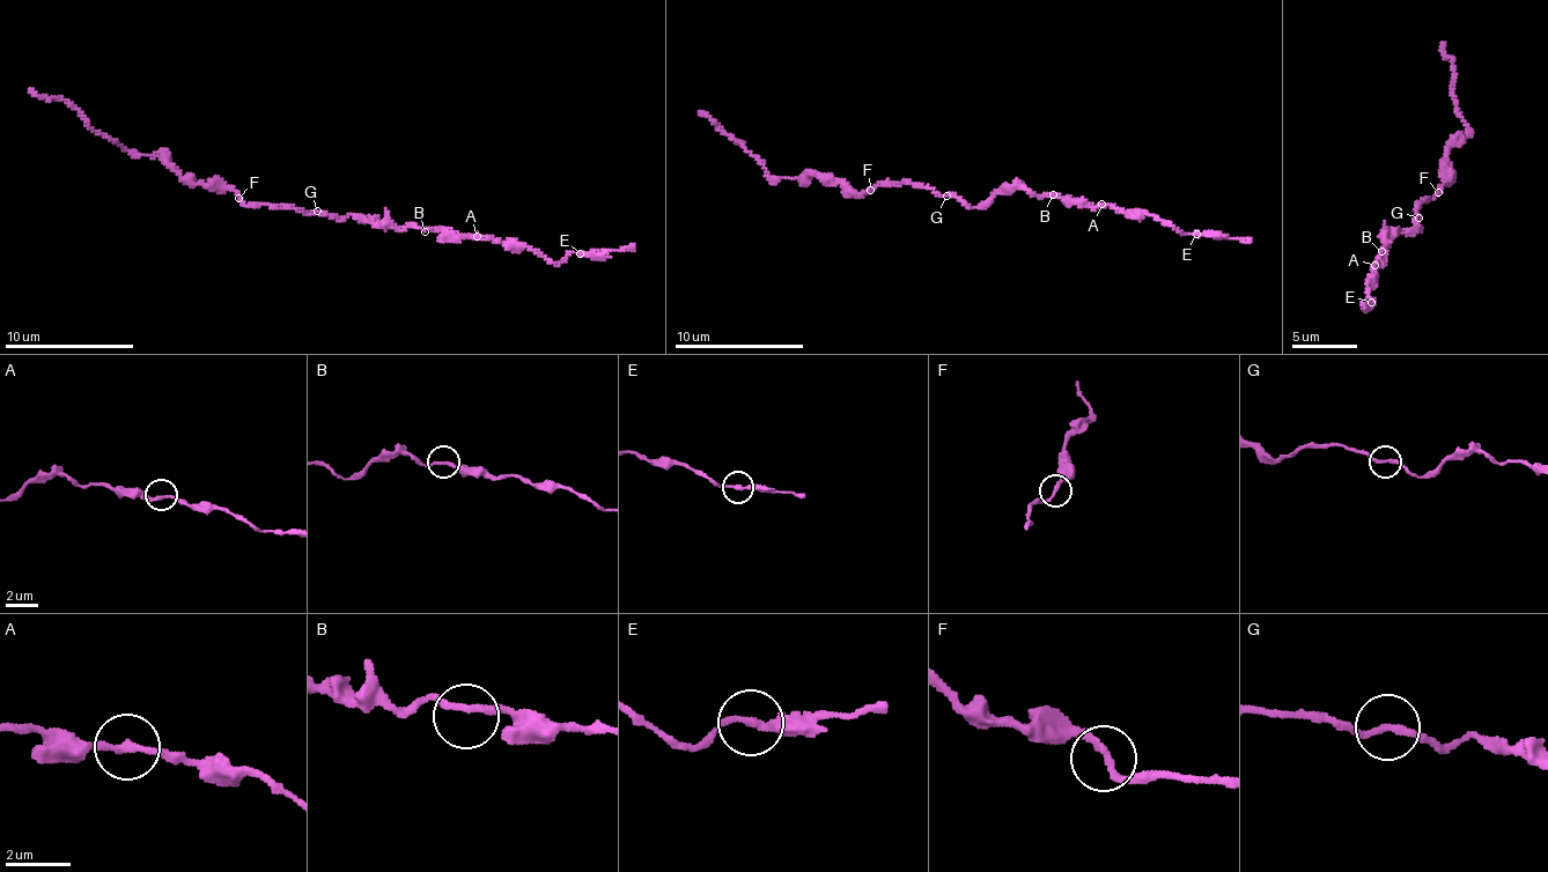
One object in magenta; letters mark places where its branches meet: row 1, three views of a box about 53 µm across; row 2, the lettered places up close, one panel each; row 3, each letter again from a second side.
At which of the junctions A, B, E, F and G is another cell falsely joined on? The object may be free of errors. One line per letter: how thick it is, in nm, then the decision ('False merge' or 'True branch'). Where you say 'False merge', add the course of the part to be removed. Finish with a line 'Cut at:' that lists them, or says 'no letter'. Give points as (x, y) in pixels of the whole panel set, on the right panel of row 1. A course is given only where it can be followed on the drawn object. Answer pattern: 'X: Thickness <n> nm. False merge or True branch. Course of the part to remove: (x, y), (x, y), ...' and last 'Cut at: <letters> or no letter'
A: Thickness 220 nm. True branch
B: Thickness 200 nm. True branch
E: Thickness 220 nm. False merge
F: Thickness 220 nm. True branch
G: Thickness 200 nm. True branch
Cut at: E

